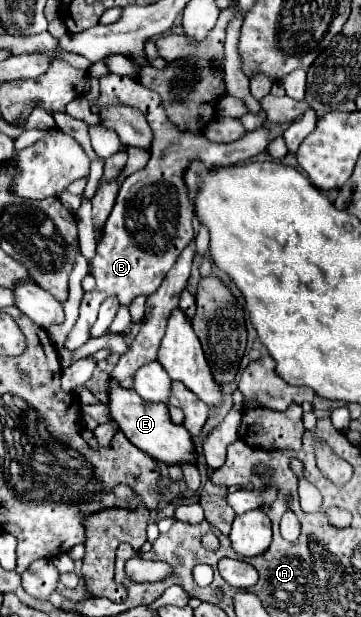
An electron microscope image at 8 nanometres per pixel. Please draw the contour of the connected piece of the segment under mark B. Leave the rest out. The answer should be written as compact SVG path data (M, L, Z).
M116 74L100 78L100 98L94 104L96 106L122 104L140 110L154 132L154 142L150 150L152 158L146 164L146 168L130 174L120 186L112 214L108 216L102 230L102 238L98 240L96 256L90 260L90 274L96 280L96 288L92 292L86 292L82 298L80 318L64 342L66 350L76 350L88 340L88 332L96 322L96 314L104 298L116 296L120 304L130 306L130 302L136 296L154 294L160 282L164 280L166 272L174 266L184 246L194 240L194 230L192 230L194 210L184 182L184 174L190 162L200 160L208 170L246 162L252 156L266 150L270 136L270 130L258 128L254 132L246 132L236 142L216 144L210 142L206 136L196 136L190 132L184 134L176 130L172 122L168 122L168 116L156 92L140 86L132 78L122 78Z

